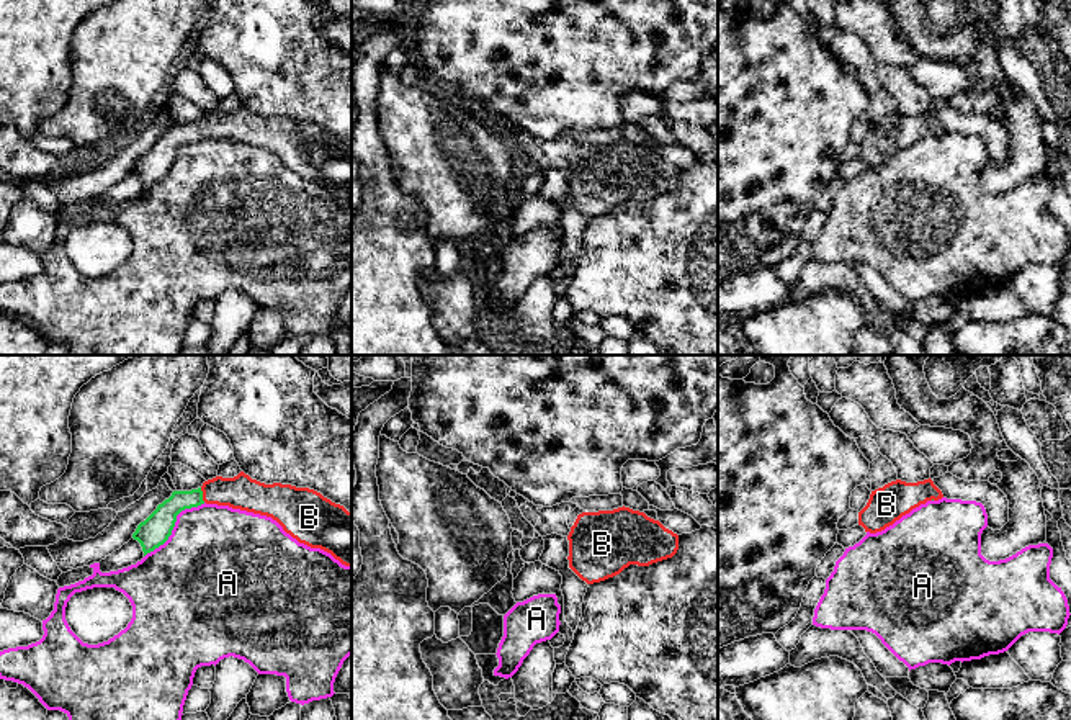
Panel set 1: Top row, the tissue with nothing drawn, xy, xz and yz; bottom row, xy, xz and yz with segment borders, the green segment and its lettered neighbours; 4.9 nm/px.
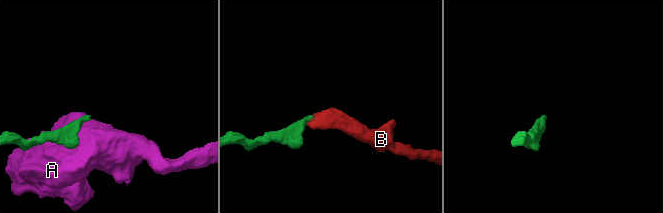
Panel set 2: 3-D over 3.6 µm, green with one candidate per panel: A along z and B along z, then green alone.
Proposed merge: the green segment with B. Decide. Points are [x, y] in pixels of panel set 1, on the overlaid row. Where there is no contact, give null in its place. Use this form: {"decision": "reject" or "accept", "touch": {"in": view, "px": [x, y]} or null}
{"decision": "accept", "touch": {"in": "xy", "px": [201, 494]}}

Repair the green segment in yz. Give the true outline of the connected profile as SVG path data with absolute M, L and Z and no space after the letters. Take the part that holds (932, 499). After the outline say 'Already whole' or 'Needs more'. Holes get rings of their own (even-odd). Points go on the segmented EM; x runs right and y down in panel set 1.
M930 478L917 483L896 479L872 491L867 506L858 512L858 525L862 525L865 532L876 533L921 504L942 497L942 491Z. Needs more

